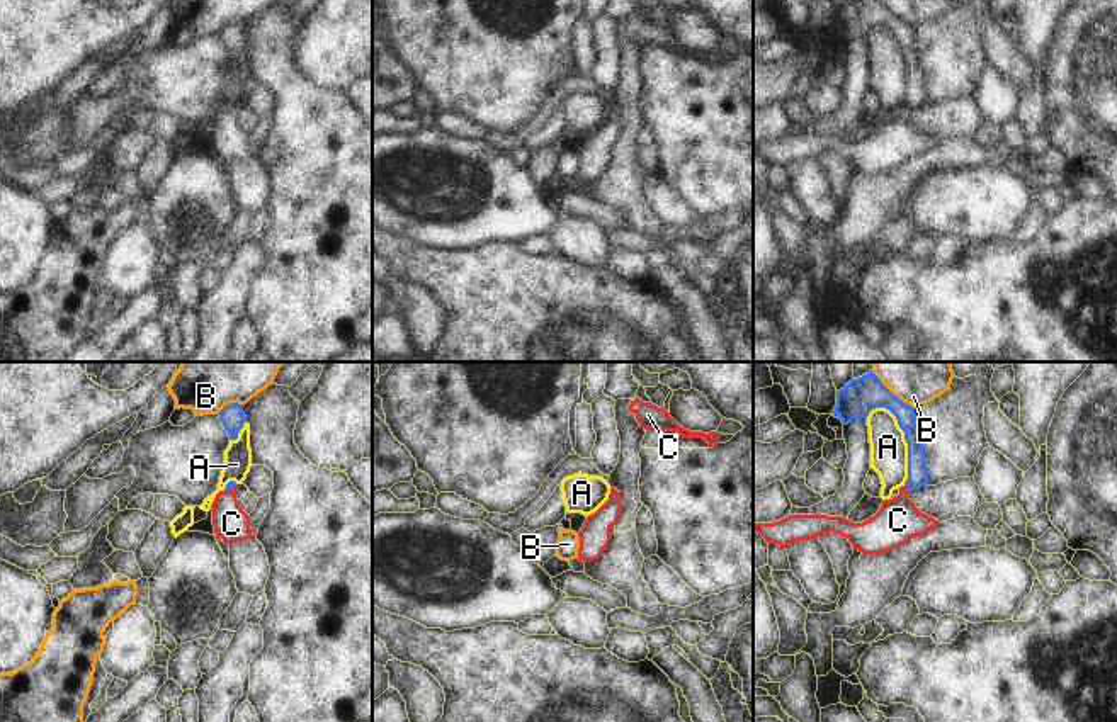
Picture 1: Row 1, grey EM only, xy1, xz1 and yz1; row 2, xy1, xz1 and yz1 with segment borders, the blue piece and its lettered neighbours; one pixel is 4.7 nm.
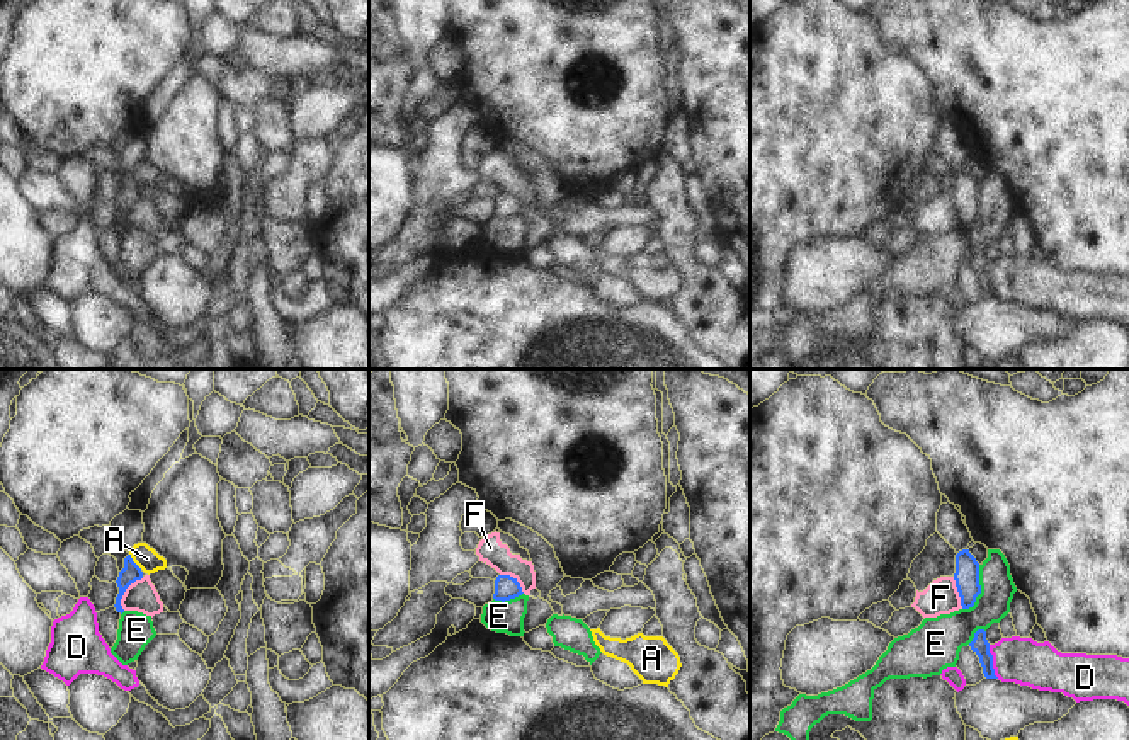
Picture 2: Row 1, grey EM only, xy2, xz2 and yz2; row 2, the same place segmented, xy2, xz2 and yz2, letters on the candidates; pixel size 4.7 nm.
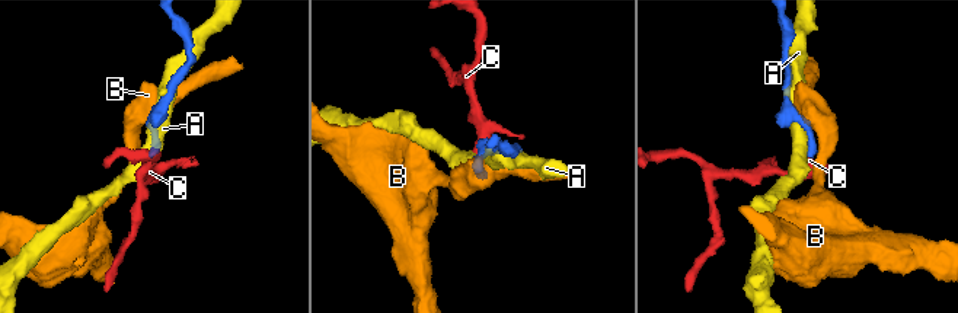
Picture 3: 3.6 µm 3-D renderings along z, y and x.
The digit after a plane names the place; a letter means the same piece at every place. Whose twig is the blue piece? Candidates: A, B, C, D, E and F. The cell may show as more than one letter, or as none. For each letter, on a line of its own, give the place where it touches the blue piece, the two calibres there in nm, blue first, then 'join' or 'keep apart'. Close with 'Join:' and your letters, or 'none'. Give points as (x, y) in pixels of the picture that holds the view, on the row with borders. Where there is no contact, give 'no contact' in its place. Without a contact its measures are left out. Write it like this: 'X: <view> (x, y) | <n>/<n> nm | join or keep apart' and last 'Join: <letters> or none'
A: yz1 (907, 442) | 100/180 nm | keep apart
B: yz1 (891, 393) | 170/360 nm | keep apart
C: yz1 (907, 486) | 100/200 nm | join
D: yz2 (992, 662) | 80/220 nm | keep apart
E: yz2 (980, 591) | 120/180 nm | keep apart
F: xy2 (124, 591) | 90/150 nm | keep apart
Join: C

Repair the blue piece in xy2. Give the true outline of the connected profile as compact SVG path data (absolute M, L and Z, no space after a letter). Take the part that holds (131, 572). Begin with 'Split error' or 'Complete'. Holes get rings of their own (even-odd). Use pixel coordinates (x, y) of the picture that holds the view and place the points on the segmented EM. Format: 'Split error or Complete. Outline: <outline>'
Complete. Outline: M128 555L124 558L124 568L119 572L119 577L116 580L117 587L119 587L119 594L116 597L116 611L117 612L124 612L122 606L121 606L121 599L126 592L126 589L134 583L136 580L141 580L143 578L143 572L141 568L133 561L131 555Z

